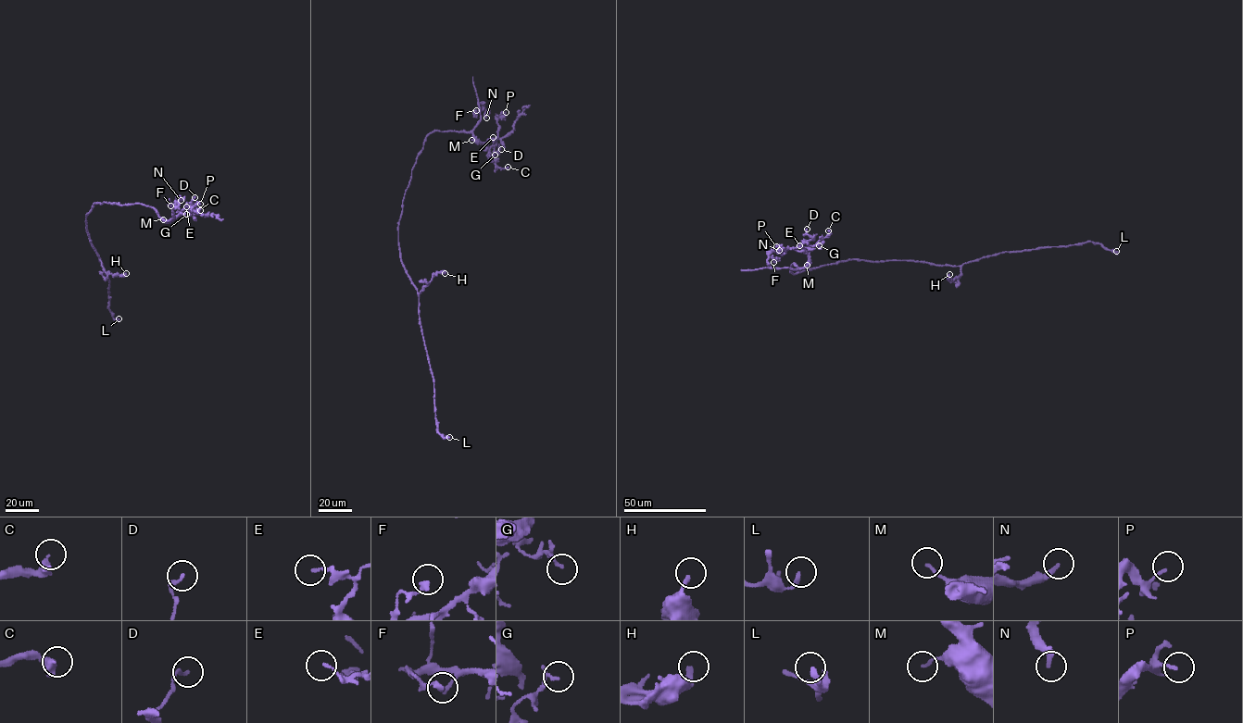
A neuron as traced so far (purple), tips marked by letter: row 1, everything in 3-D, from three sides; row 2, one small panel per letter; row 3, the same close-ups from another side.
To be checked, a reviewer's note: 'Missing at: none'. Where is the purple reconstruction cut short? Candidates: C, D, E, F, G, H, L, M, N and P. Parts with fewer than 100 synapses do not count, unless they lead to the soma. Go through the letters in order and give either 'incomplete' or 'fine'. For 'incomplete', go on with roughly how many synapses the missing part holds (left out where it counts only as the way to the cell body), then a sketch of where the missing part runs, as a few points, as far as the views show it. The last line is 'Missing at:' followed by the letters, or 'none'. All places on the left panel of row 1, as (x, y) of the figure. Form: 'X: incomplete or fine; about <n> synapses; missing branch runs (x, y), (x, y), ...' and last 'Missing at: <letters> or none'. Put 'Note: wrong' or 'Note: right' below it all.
C: fine
D: fine
E: fine
F: fine
G: fine
H: fine
L: fine
M: fine
N: fine
P: fine
Missing at: none
Note: right

